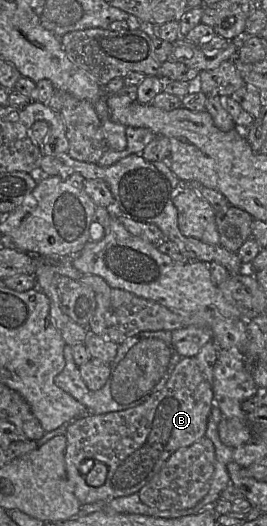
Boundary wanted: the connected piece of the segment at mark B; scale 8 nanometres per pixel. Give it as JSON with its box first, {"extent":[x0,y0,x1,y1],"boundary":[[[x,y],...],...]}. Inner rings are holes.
{"extent":[65,357,214,505],"boundary":[[[184,357],[174,367],[166,384],[143,404],[123,411],[77,418],[66,426],[65,467],[67,481],[81,505],[107,502],[110,499],[138,493],[159,473],[170,456],[205,437],[208,418],[214,406],[214,393],[197,365],[195,357]],[[94,460],[108,468],[107,479],[102,486],[89,486],[80,472],[81,464]]]}

